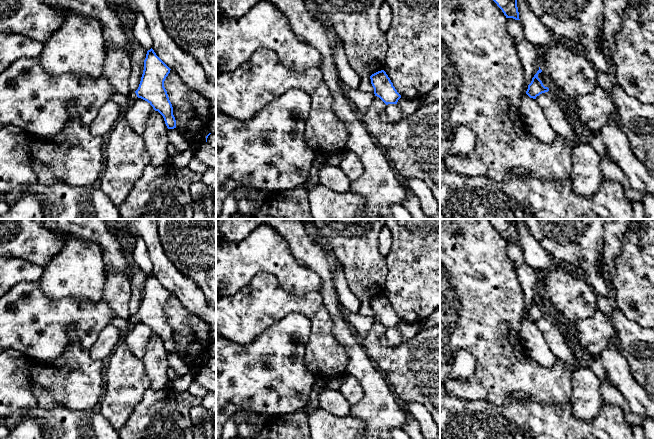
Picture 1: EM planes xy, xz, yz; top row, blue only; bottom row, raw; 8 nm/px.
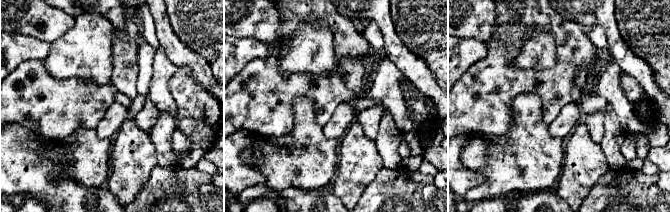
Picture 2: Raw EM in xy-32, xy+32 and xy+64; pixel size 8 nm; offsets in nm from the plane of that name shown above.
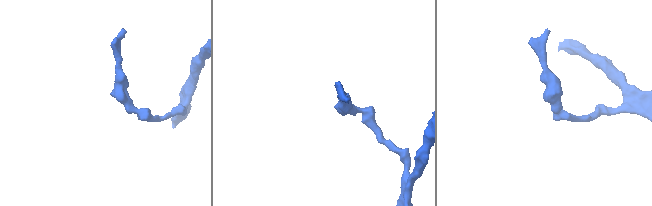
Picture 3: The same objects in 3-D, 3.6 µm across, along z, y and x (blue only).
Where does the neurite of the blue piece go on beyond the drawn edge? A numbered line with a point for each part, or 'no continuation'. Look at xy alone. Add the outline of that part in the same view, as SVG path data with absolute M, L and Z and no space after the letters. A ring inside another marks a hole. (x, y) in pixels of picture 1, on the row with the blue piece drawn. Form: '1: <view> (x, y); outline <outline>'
1: xy (132, 97); outline M131 91L128 95L128 103L122 107L122 112L125 114L134 104L134 102L138 99L135 91Z

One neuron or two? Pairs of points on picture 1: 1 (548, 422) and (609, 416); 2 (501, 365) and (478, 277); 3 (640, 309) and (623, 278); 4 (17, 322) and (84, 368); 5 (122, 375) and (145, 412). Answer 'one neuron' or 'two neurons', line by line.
1: one neuron
2: one neuron
3: one neuron
4: two neurons
5: two neurons

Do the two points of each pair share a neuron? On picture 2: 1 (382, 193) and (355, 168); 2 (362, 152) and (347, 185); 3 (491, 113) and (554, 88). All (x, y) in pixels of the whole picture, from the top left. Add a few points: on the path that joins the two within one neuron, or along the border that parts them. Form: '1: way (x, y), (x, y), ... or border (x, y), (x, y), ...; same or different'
1: border (383, 167), (378, 171), (357, 201); different
2: way (358, 160), (358, 166), (352, 177); same
3: way (504, 97), (520, 81), (538, 78); same

